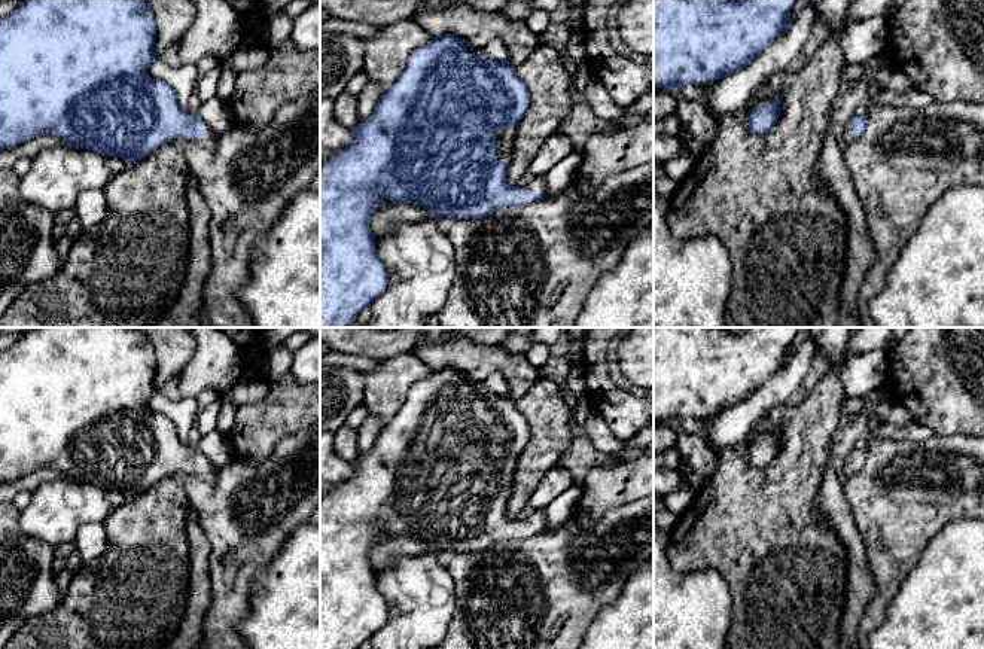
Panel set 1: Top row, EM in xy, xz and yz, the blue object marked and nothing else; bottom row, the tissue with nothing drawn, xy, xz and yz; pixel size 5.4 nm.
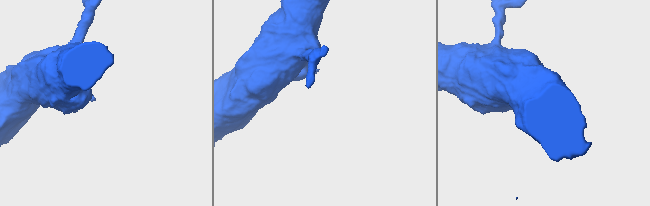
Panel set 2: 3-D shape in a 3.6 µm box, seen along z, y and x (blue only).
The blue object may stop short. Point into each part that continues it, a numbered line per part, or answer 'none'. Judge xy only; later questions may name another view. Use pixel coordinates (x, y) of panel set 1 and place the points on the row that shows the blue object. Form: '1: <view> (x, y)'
1: xy (209, 140)

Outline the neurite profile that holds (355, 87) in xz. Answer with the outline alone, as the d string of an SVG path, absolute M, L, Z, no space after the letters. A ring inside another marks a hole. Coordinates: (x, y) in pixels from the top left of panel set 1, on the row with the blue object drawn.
M359 71L345 86L344 92L348 92L351 95L359 95L362 89L366 86L369 82L368 76L363 71Z

